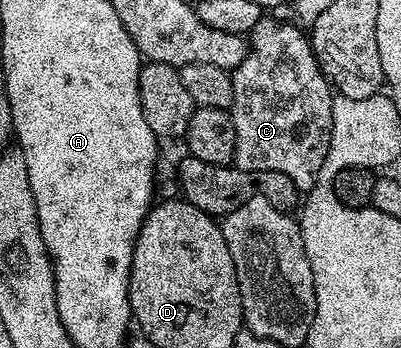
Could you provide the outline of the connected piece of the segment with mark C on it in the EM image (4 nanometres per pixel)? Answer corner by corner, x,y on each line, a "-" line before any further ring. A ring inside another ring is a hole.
262,18
250,33
250,55
232,72
234,102
230,115
236,135
235,167
242,170
278,170
286,174
301,193
311,193
322,164
330,150
331,106
334,97
330,81
324,75
316,55
312,53
312,42
292,24
284,20

